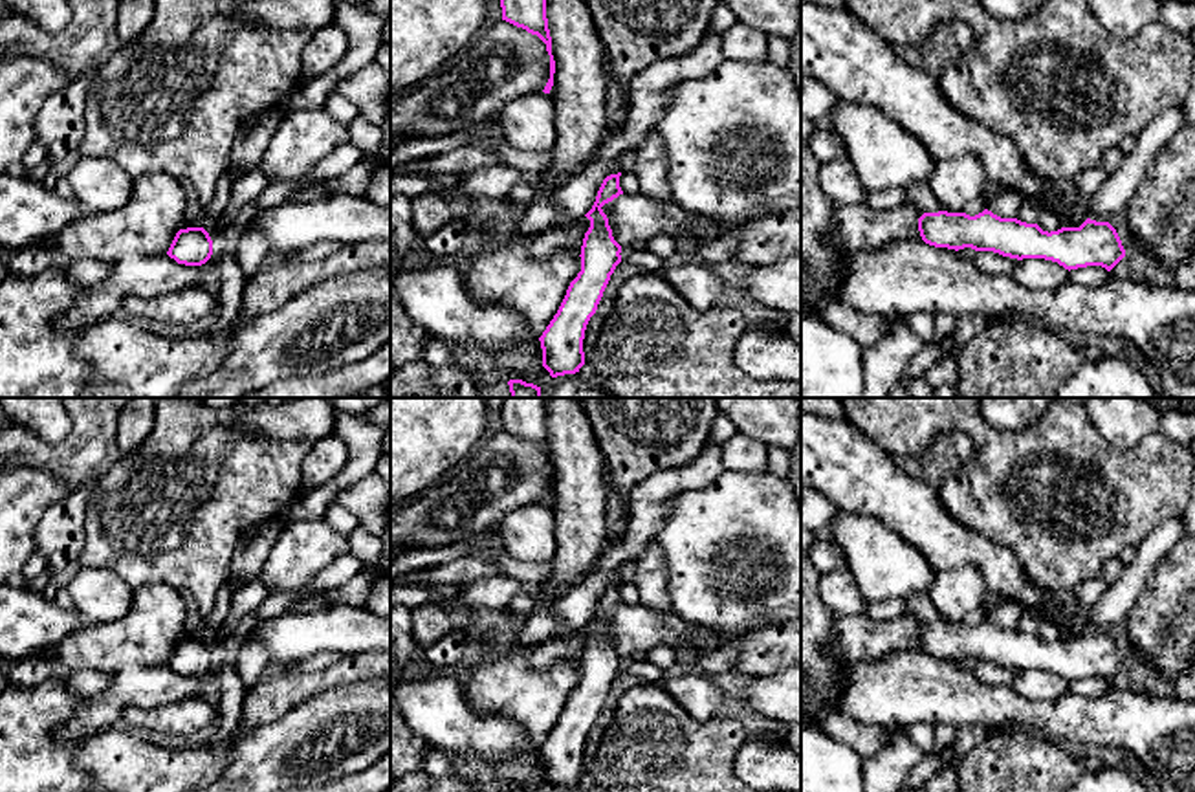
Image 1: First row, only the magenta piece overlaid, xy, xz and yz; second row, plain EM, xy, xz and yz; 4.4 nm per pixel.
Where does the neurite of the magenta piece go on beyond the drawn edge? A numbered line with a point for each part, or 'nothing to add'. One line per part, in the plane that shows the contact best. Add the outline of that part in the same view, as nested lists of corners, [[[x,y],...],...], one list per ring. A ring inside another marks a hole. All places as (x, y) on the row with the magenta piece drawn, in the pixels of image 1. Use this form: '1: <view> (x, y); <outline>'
nothing to add

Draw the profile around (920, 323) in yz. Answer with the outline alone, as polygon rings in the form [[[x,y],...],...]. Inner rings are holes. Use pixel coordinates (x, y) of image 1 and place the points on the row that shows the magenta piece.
[[[916,312],[905,317],[907,326],[924,341],[935,341],[935,314]]]

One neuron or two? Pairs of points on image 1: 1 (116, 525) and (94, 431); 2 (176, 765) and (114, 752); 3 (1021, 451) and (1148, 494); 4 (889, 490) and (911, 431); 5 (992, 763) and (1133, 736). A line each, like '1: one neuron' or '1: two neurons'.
1: two neurons
2: one neuron
3: one neuron
4: two neurons
5: two neurons

